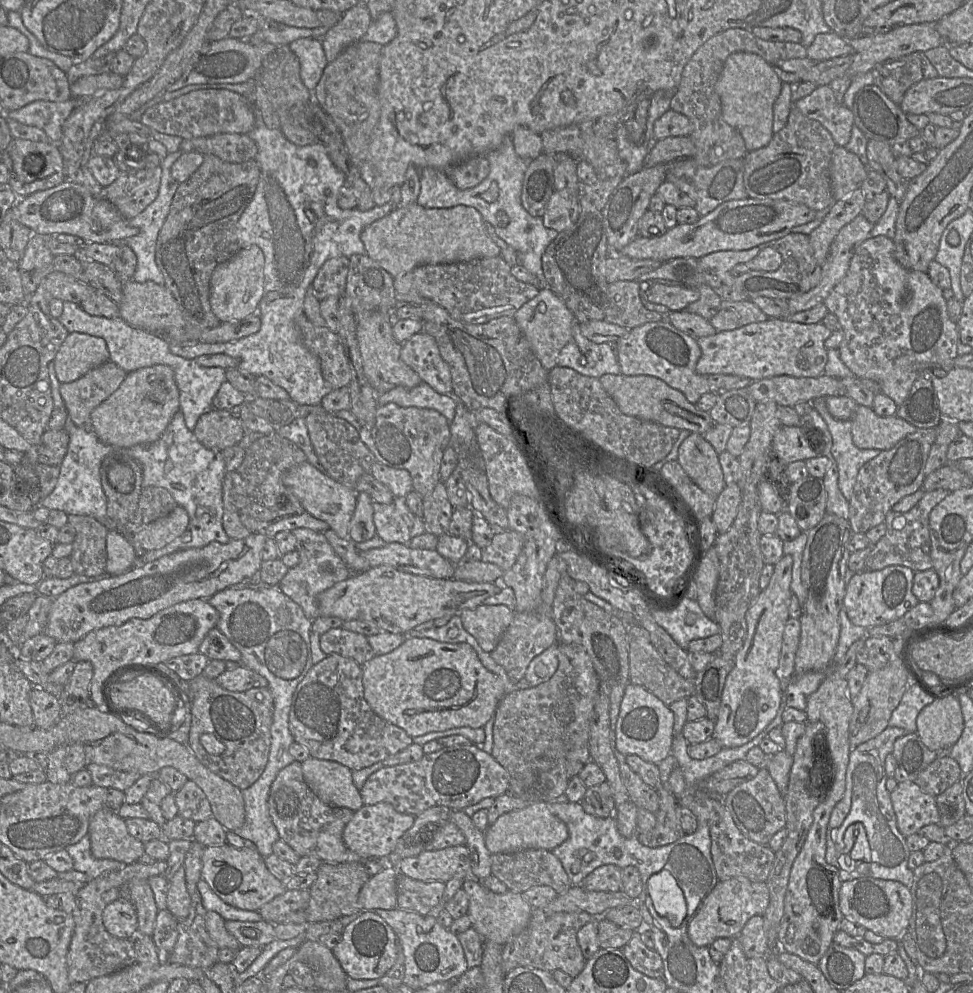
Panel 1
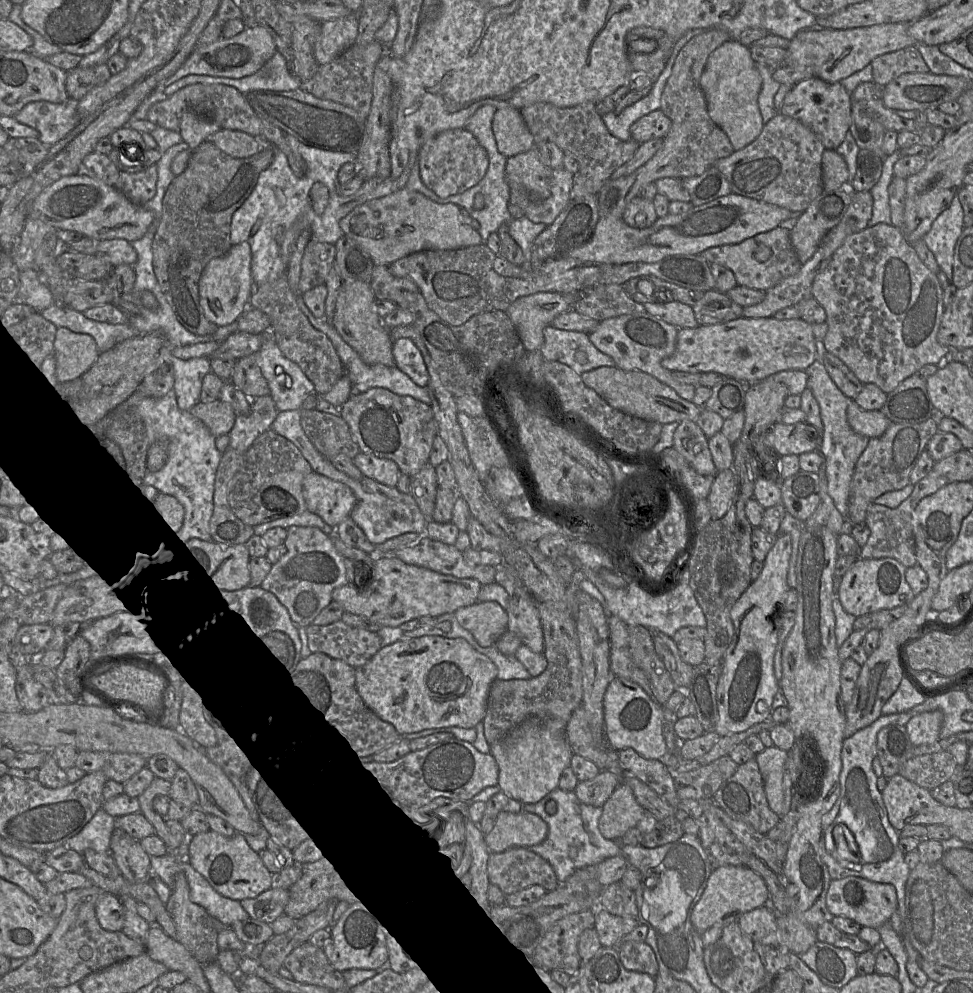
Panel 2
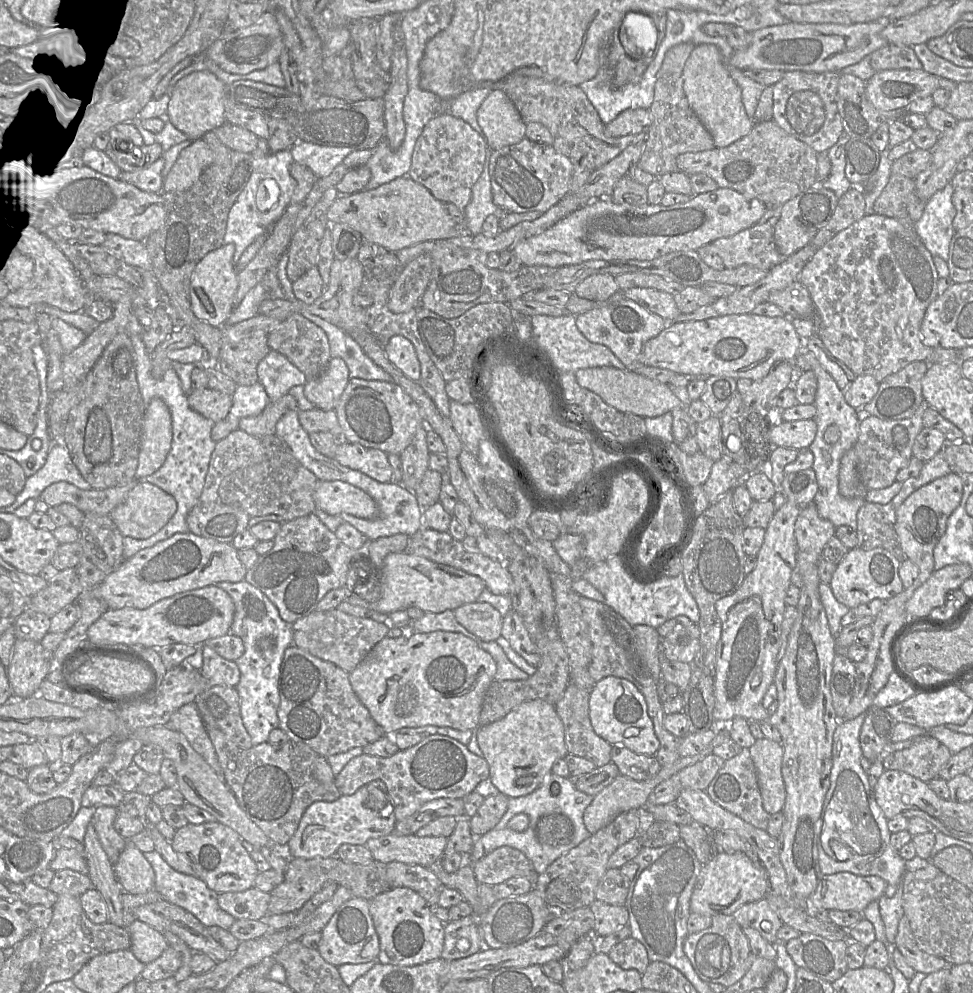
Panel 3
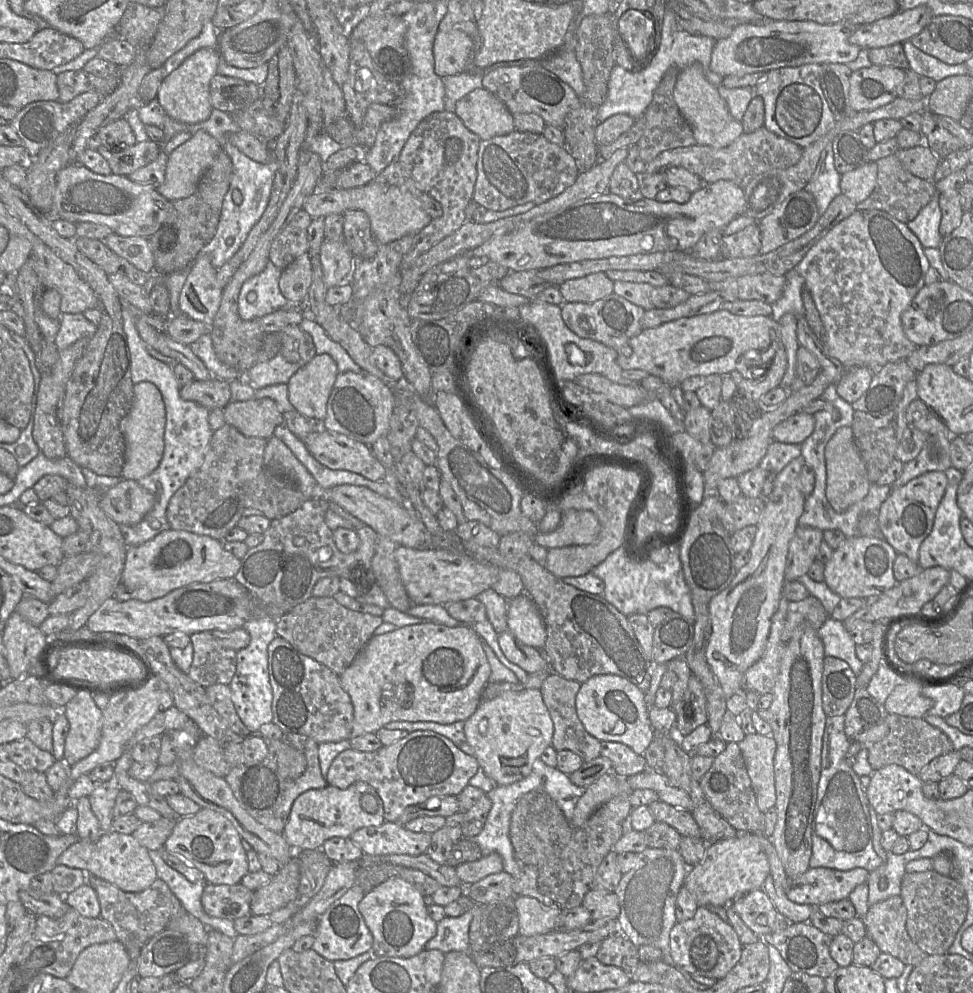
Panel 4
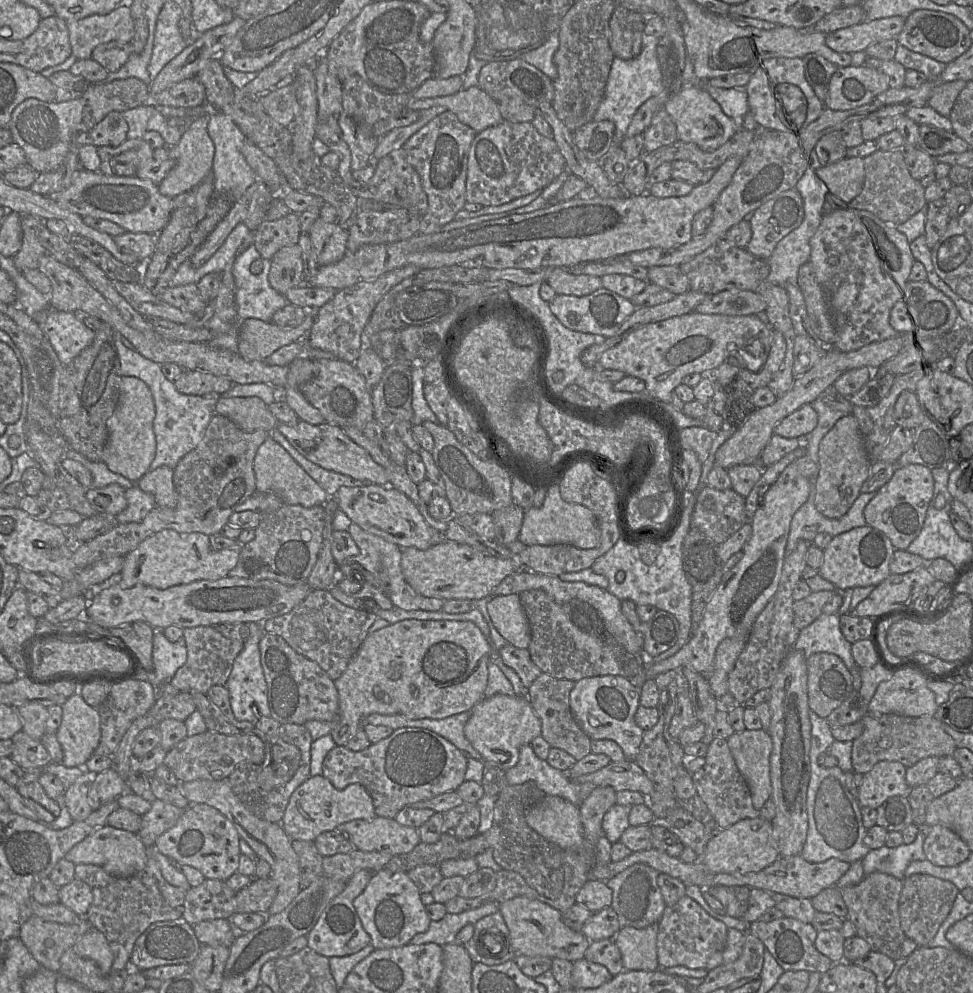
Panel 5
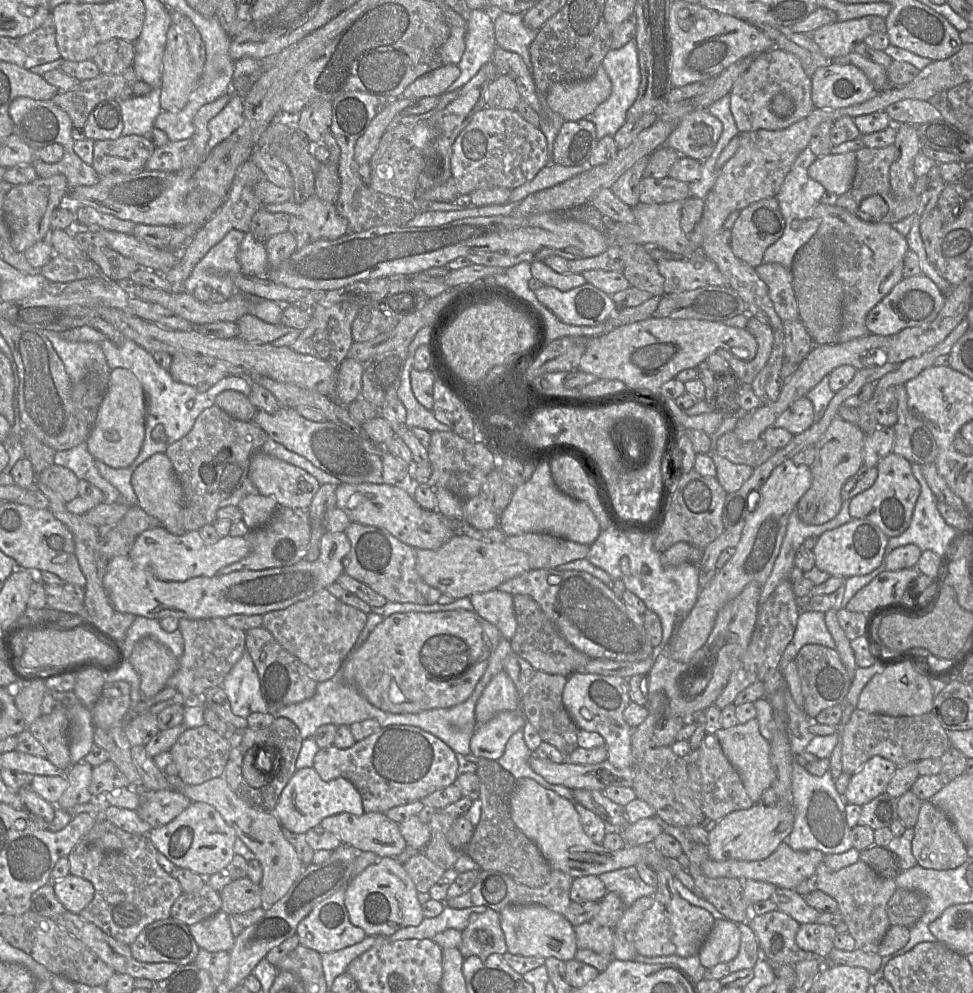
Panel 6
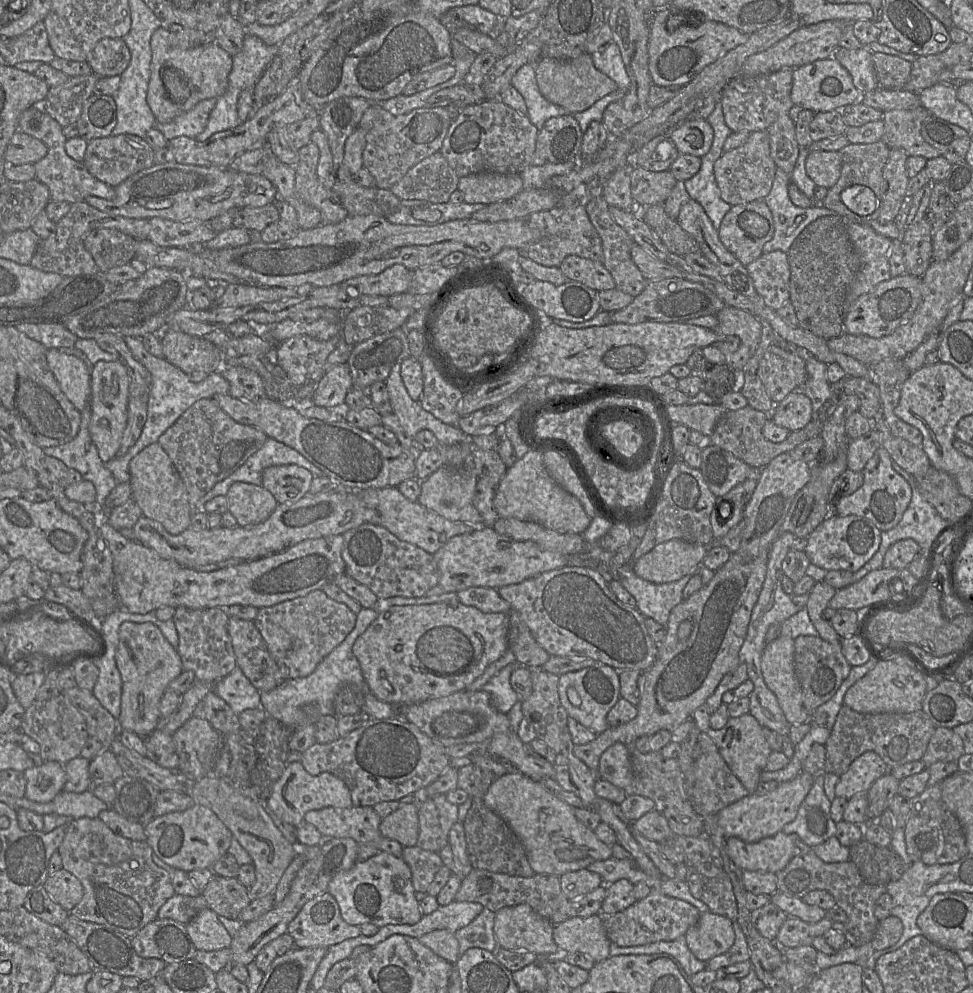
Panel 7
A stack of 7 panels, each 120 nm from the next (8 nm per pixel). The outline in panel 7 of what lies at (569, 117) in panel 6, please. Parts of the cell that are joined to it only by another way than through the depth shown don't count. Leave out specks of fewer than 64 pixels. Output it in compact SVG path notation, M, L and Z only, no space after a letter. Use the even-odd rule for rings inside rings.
M590 54L561 61L554 58L542 58L534 66L539 90L546 100L565 108L569 114L590 108L595 102L617 89L617 84L606 74L599 71Z

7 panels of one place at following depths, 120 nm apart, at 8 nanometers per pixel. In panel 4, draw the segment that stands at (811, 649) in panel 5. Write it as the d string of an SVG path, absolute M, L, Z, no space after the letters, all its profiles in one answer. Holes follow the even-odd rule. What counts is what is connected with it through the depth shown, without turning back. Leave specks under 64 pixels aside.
M828 617L817 632L823 642L825 655L844 660L857 676L863 669L864 663L856 656L856 644L844 627L843 622Z

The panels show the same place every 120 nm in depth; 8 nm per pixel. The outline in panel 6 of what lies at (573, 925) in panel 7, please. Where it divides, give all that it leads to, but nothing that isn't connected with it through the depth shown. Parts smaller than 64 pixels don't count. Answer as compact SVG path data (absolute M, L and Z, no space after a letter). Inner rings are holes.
M594 921L574 927L578 949L589 949L598 954L613 957L614 931Z

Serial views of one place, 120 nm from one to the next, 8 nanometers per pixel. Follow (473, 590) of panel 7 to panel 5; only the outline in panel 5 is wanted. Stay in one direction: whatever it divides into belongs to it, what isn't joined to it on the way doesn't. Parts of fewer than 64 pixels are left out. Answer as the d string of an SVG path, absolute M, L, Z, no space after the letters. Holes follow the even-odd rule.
M518 594L491 596L487 609L495 628L509 644L528 649L530 625Z

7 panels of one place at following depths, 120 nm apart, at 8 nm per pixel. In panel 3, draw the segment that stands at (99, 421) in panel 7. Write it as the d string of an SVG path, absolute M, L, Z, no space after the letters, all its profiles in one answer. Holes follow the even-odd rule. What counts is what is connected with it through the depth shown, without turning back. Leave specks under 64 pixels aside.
M153 398L145 409L139 460L134 479L139 480L156 472L165 462L171 449L171 415L166 404Z

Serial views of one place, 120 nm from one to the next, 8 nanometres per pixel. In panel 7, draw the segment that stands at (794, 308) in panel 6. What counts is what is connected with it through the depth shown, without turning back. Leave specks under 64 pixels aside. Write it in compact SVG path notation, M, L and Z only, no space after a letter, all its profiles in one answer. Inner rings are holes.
M776 250L762 253L746 265L757 293L765 304L777 311L790 301L790 265L787 253Z

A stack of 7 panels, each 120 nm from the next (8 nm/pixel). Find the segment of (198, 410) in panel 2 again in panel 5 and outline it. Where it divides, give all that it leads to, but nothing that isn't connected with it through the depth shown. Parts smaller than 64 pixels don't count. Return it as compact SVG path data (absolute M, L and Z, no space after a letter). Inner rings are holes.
M186 369L174 381L175 387L182 394L197 396L219 394L220 398L231 389L232 383L225 376Z

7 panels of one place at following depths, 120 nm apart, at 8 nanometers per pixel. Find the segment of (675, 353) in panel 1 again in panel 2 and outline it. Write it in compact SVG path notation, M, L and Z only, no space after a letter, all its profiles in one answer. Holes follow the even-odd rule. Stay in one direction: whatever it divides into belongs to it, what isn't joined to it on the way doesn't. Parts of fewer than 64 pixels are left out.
M644 311L600 321L595 331L589 334L589 339L598 350L613 358L618 368L650 374L674 389L681 398L692 401L696 386L677 382L671 371L661 365L662 360L675 350L678 330L676 326Z

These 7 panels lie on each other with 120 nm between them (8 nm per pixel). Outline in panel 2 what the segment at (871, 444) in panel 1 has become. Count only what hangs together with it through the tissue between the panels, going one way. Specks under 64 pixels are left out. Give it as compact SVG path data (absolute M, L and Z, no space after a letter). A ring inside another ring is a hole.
M854 401L848 405L847 421L855 433L869 439L882 436L892 423L880 411L866 411Z

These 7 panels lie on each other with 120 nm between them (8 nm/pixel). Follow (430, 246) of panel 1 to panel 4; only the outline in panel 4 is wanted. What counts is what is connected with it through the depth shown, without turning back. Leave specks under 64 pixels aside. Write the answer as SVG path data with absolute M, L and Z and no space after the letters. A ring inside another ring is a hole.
M374 181L357 188L315 191L305 199L302 210L312 218L325 218L330 214L343 215L349 210L364 211L369 218L372 234L379 244L388 244L409 234L417 235L433 219L411 192Z

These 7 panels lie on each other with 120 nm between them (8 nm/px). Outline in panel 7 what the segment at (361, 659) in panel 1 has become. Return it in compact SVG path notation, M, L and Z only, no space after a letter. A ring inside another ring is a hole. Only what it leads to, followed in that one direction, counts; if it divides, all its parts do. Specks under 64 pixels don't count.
M323 590L259 608L253 620L276 662L282 680L310 675L318 664L340 645L356 624L357 614L345 604L329 598Z

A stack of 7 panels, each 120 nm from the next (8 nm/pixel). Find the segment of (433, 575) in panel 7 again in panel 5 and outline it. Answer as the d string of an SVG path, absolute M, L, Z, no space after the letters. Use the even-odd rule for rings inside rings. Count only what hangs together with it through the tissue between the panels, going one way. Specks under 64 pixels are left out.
M352 523L348 529L359 548L357 556L346 558L338 567L344 577L368 582L374 585L378 590L384 593L394 606L403 610L424 610L439 611L442 610L444 601L439 598L425 597L418 594L406 582L402 572L401 558L402 548L391 543L380 536L374 535L362 529L355 523Z

